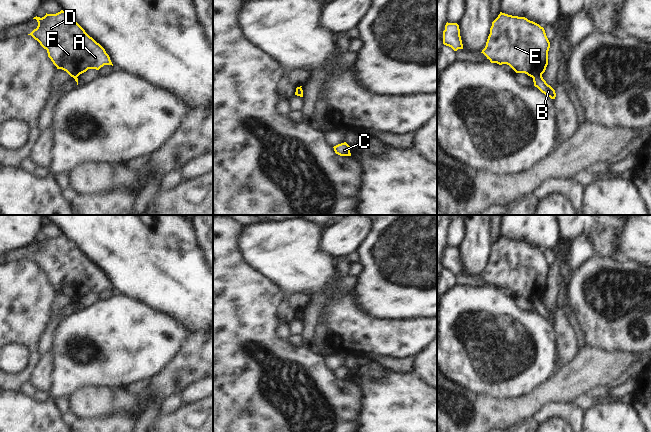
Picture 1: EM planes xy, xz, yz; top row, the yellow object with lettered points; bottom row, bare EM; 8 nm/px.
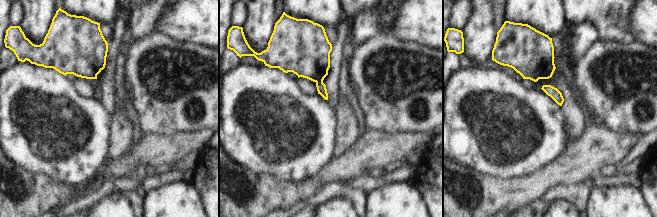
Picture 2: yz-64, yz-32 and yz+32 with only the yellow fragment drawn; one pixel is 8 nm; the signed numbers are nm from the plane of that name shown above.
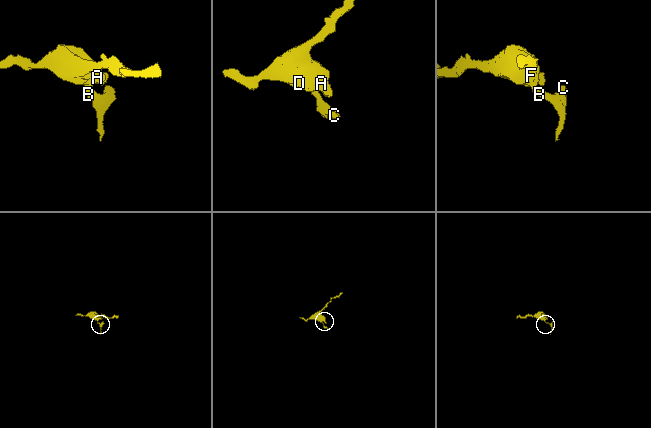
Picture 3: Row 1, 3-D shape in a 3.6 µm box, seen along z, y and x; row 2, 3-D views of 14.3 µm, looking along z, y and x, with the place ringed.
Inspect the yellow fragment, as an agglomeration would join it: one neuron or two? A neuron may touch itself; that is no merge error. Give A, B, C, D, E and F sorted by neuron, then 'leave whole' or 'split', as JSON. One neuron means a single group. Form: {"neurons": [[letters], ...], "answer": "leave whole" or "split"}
{"neurons": [["A", "D", "E", "F"], ["B", "C"]], "answer": "split"}

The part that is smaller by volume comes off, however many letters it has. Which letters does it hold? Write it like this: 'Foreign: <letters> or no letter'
Foreign: B, C

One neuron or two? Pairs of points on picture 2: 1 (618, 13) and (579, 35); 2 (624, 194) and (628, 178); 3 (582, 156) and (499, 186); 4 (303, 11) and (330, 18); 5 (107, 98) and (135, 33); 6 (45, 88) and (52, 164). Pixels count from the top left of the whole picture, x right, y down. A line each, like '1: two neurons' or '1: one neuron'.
1: two neurons
2: two neurons
3: one neuron
4: one neuron
5: two neurons
6: one neuron

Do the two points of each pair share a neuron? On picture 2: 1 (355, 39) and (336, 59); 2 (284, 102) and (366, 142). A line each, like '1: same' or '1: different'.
1: different
2: different

